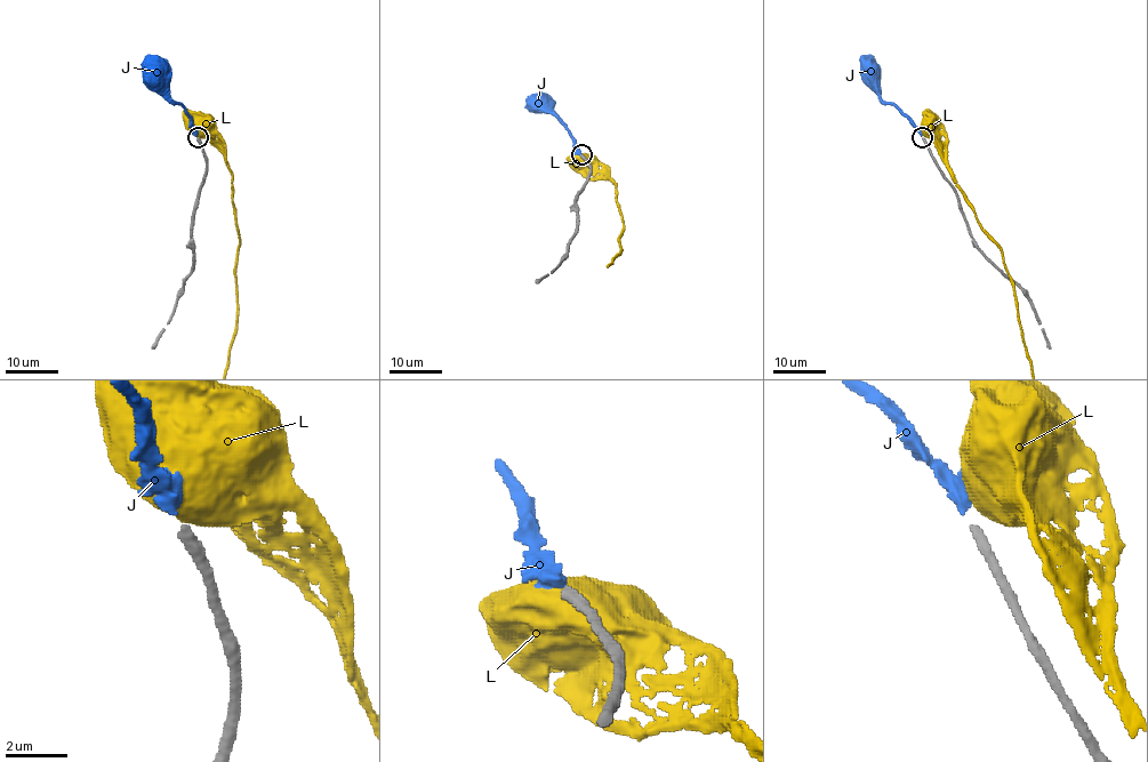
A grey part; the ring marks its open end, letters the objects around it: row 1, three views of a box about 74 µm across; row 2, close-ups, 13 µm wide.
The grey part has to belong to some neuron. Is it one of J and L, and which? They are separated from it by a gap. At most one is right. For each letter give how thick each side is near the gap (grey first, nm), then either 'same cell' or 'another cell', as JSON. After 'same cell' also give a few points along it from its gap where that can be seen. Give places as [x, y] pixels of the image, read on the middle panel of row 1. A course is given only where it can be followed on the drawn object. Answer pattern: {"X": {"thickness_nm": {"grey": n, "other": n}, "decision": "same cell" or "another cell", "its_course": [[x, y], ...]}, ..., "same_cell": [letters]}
{"J": {"thickness_nm": {"grey": 320, "other": 500}, "decision": "same cell", "its_course": [[580, 153], [561, 119], [553, 111], [536, 111], [535, 105]]}, "L": {"thickness_nm": {"grey": 320, "other": 800}, "decision": "another cell"}, "same_cell": ["J"]}

